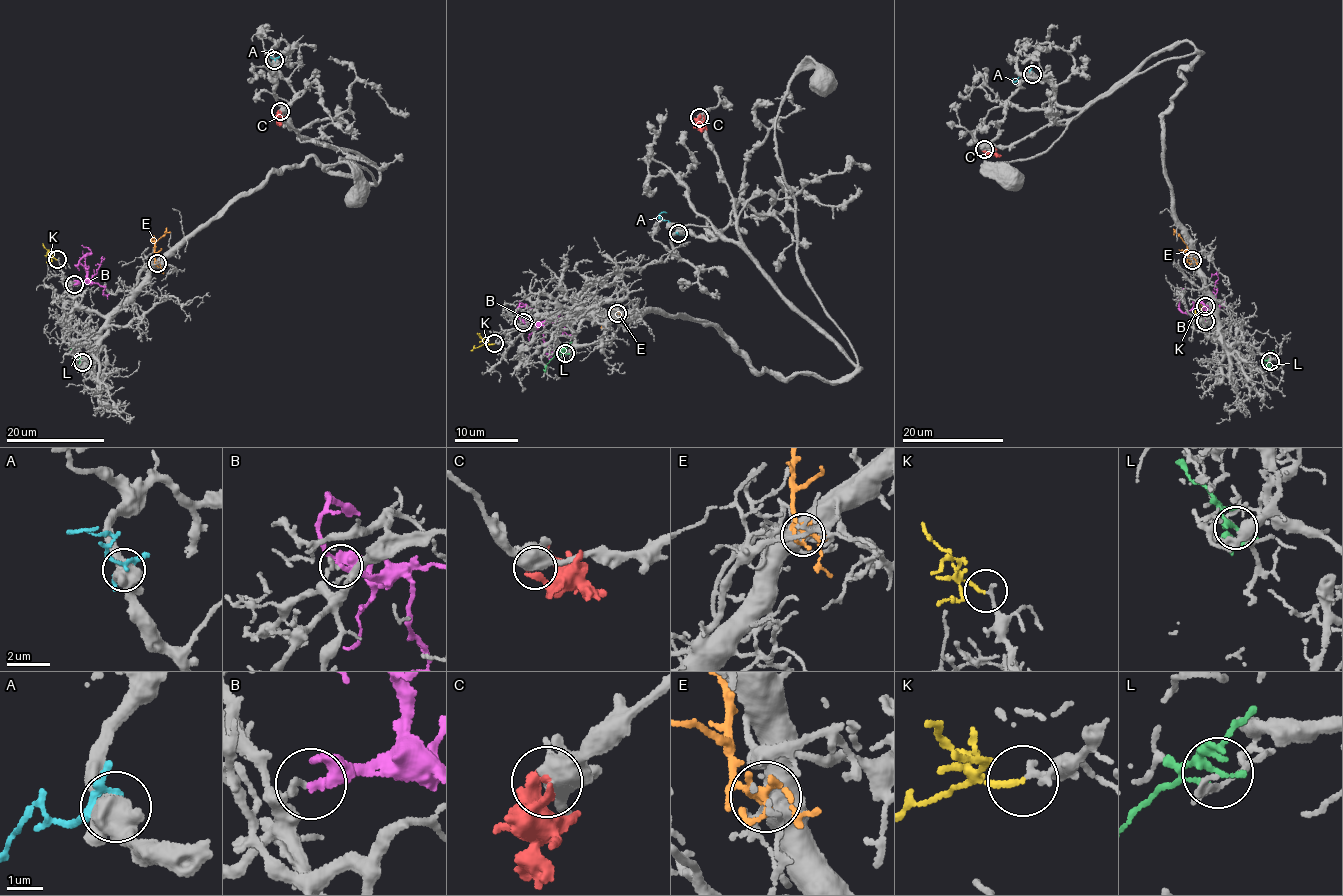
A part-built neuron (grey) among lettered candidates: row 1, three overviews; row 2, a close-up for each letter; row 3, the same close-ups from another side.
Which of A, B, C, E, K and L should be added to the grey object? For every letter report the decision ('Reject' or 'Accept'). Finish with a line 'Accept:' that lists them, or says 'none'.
A: Reject
B: Reject
C: Reject
E: Accept
K: Accept
L: Reject
Accept: E, K

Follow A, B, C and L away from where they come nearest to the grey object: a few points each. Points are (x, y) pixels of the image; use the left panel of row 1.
A: (275, 60), (263, 52), (269, 50)
B: (74, 284), (81, 283), (87, 277), (84, 267), (76, 265), (91, 249), (81, 245)
C: (280, 111), (279, 126)
L: (81, 362), (69, 346)

